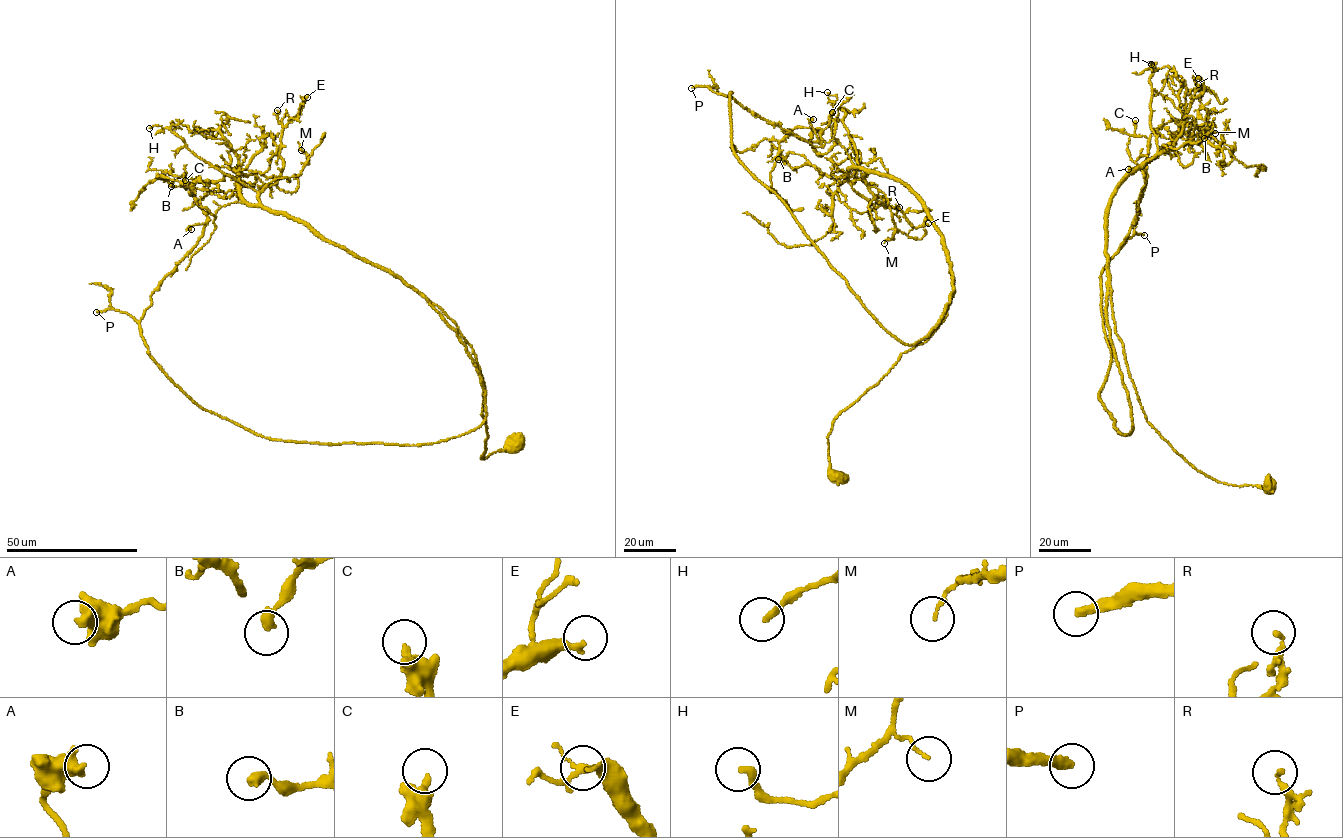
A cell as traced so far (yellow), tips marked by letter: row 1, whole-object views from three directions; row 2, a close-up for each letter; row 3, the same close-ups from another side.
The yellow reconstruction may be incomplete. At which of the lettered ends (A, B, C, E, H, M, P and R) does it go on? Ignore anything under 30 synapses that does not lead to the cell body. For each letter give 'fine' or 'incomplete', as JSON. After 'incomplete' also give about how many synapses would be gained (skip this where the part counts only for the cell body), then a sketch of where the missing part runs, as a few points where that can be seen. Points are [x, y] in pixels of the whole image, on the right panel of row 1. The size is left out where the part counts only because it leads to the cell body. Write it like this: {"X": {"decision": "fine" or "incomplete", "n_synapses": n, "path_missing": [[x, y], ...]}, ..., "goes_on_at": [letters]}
{"A": {"decision": "fine"}, "B": {"decision": "fine"}, "C": {"decision": "fine"}, "E": {"decision": "fine"}, "H": {"decision": "fine"}, "M": {"decision": "fine"}, "P": {"decision": "incomplete", "n_synapses": 400, "path_missing": [[1144, 235], [1225, 206], [1263, 169], [1283, 138], [1265, 110], [1259, 115], [1282, 126], [1282, 142]]}, "R": {"decision": "fine"}, "goes_on_at": ["P"]}

